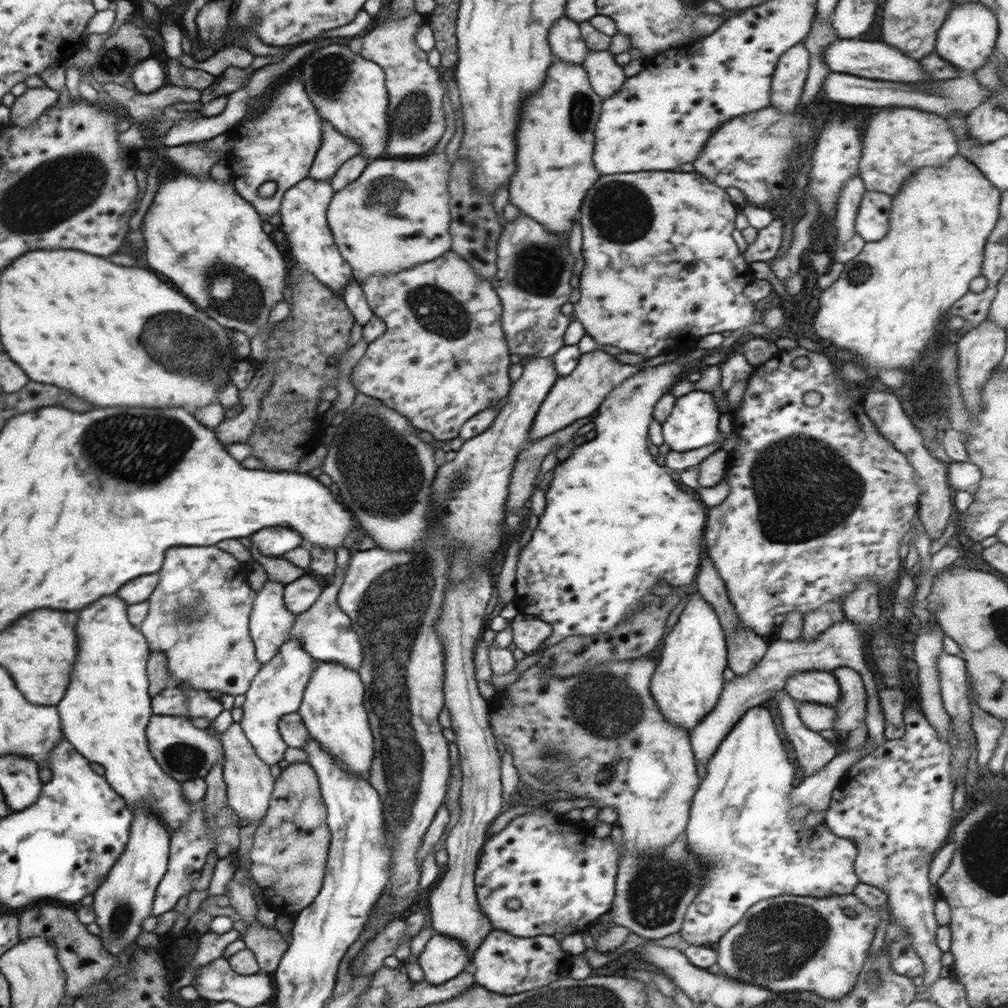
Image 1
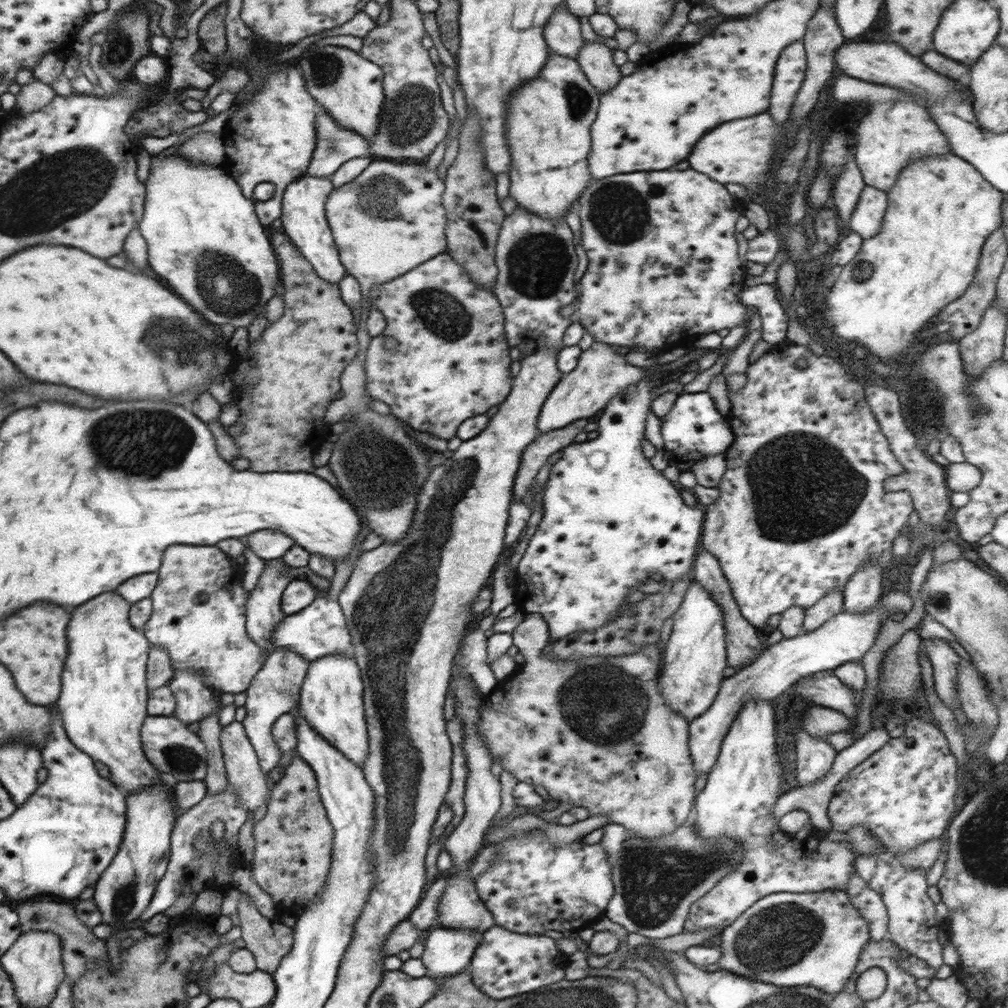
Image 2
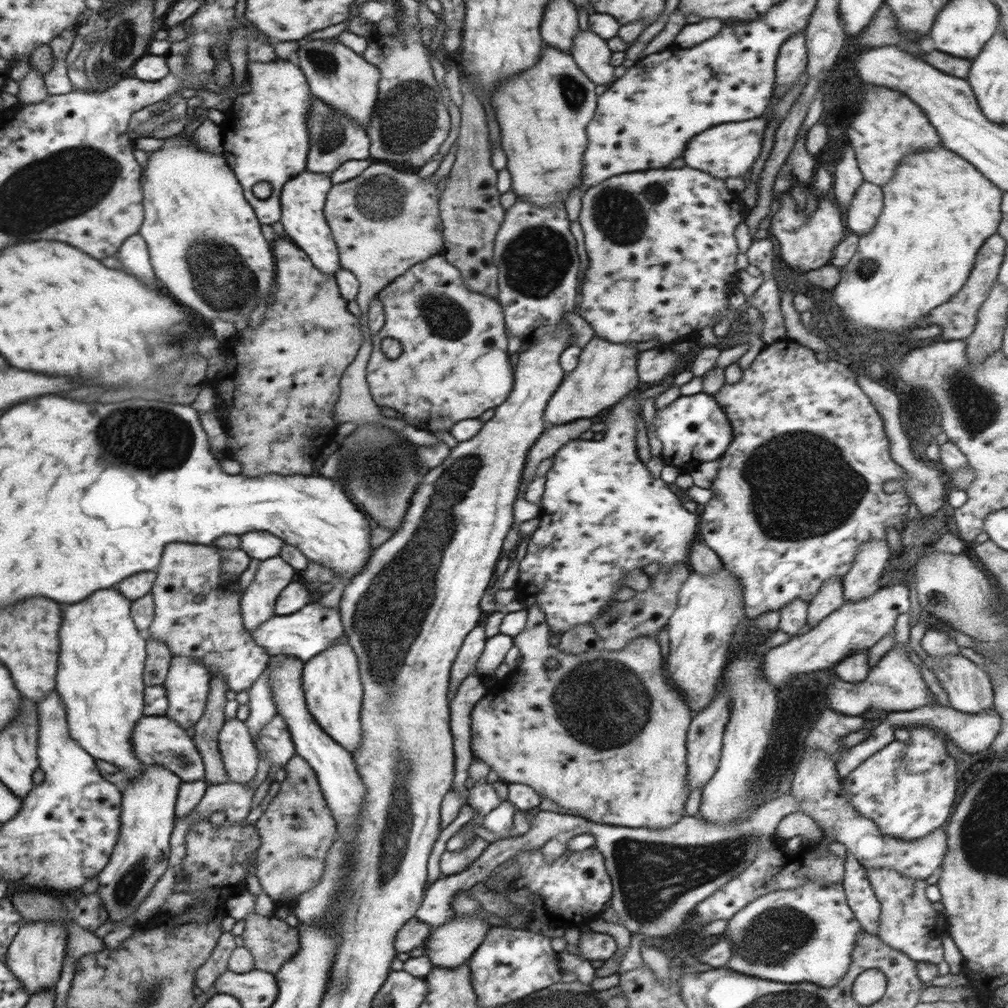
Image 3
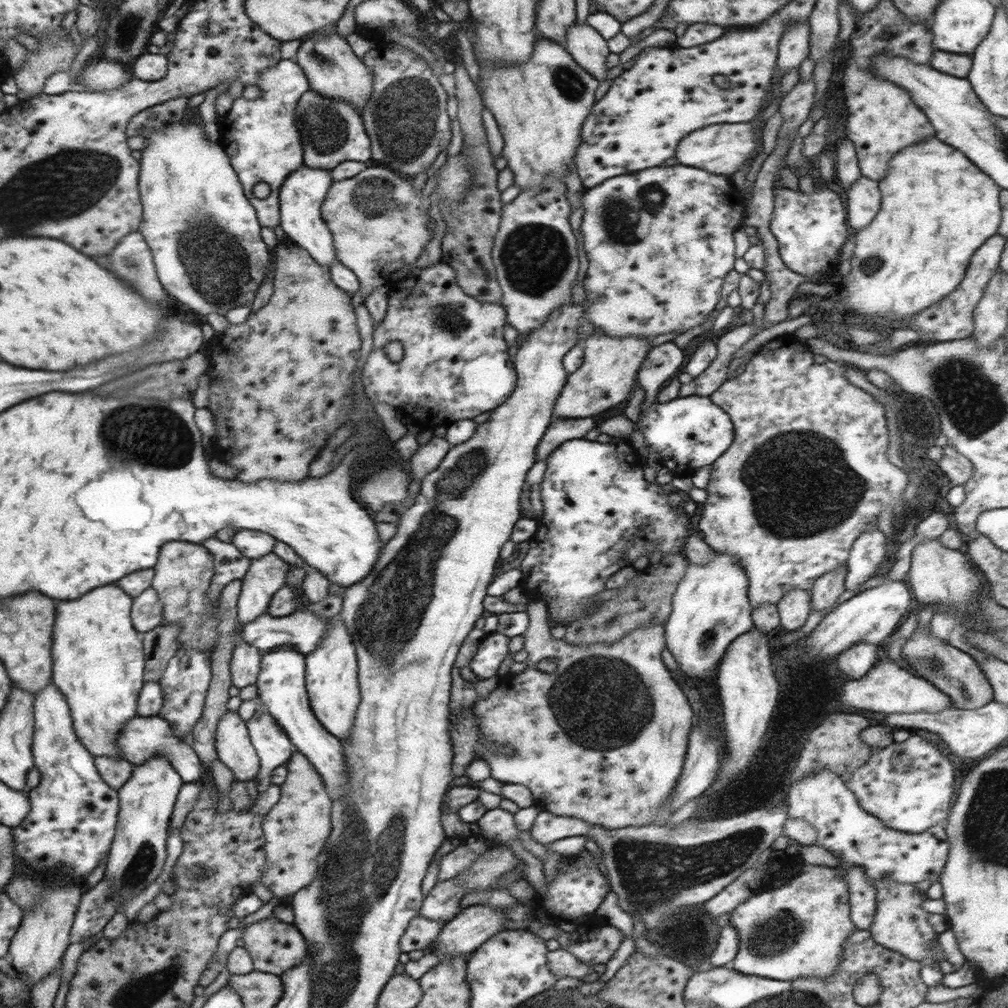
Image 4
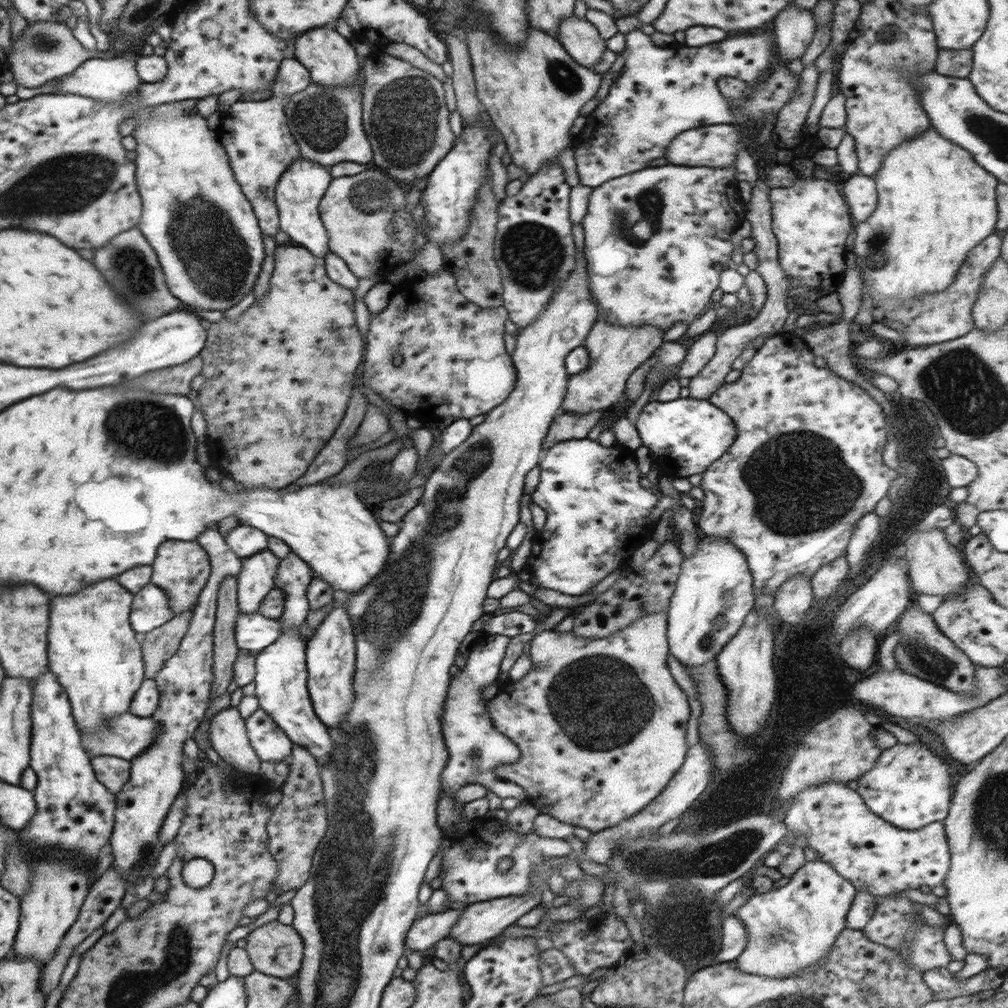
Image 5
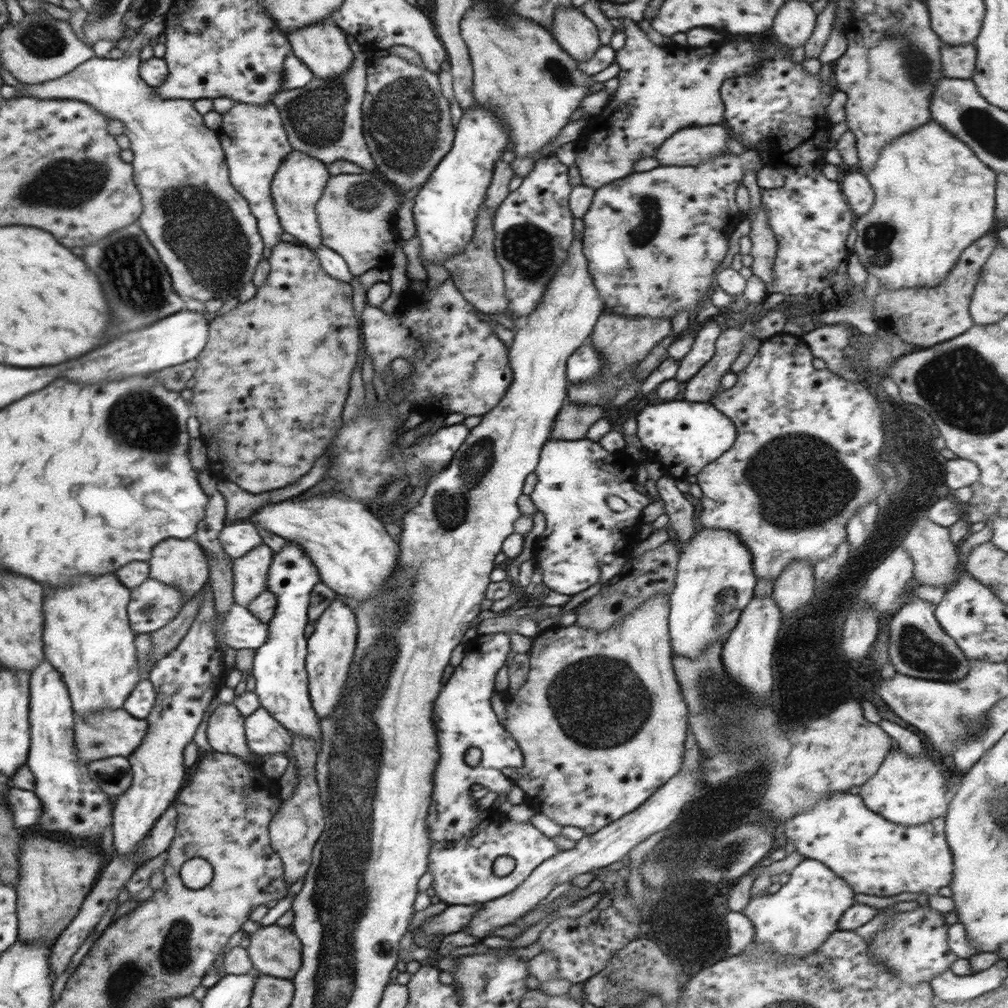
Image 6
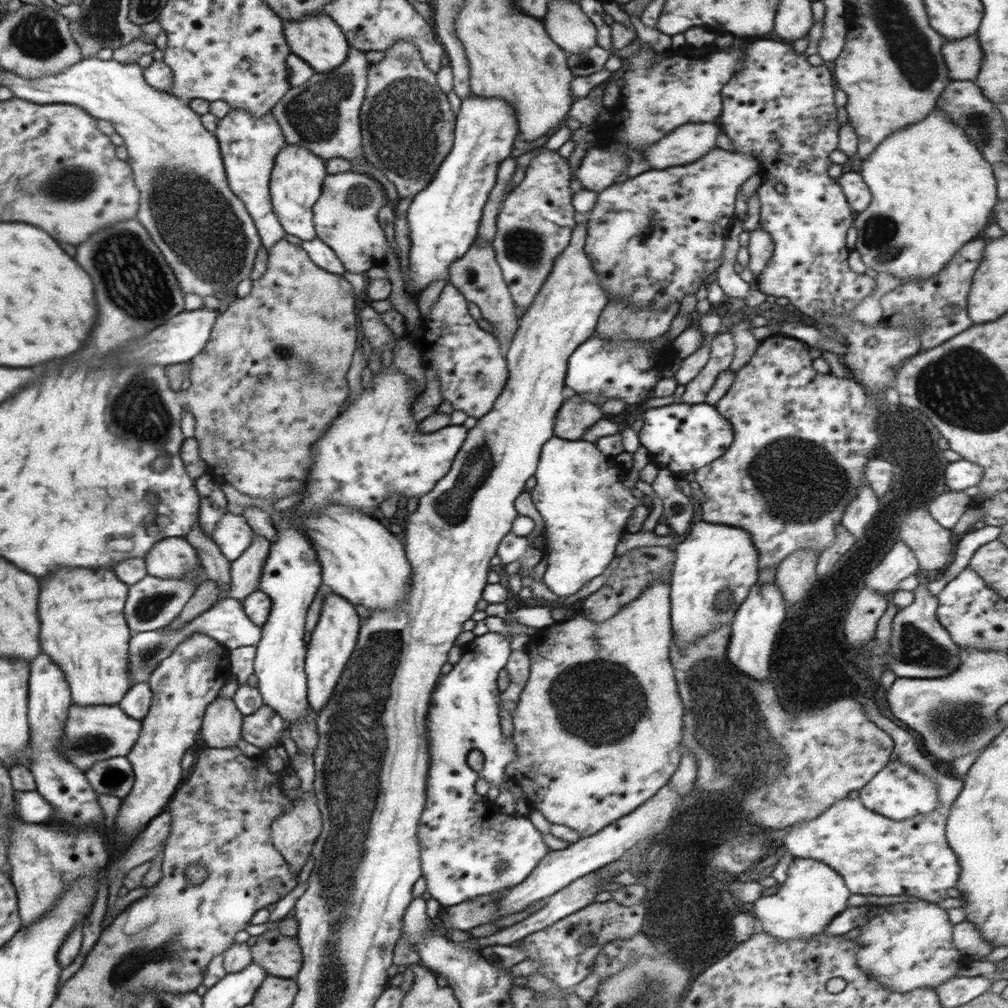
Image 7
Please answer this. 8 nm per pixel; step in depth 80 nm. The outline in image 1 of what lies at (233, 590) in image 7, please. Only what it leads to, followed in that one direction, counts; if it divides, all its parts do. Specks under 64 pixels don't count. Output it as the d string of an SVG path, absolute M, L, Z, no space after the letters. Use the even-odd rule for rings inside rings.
M268 579L252 601L249 614L249 633L255 644L256 658L261 662L261 666L276 655L280 646L288 640L289 630L297 617L285 607L284 591L285 585Z

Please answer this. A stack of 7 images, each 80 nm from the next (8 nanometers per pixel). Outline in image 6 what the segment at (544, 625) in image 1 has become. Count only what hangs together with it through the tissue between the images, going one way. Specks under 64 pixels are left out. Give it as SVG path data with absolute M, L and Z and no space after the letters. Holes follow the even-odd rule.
M663 592L656 593L631 613L619 618L609 629L597 631L581 627L574 623L568 627L548 628L538 632L532 639L533 643L528 652L530 670L526 682L516 691L516 694L504 698L507 719L506 732L518 744L524 757L520 767L507 767L502 769L502 774L514 784L522 788L526 801L534 806L536 812L546 815L556 824L563 826L576 826L584 830L586 835L594 834L607 824L618 820L621 816L636 811L646 803L657 790L666 782L670 781L684 764L685 743L688 733L688 707L684 702L679 681L673 669L673 650L669 633L669 595Z

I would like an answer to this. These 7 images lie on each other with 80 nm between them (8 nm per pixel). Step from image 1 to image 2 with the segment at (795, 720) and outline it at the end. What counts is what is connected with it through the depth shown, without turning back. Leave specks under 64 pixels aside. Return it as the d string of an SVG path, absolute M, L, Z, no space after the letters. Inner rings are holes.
M796 720L796 780L798 787L812 785L831 772L836 750L826 741L808 735Z

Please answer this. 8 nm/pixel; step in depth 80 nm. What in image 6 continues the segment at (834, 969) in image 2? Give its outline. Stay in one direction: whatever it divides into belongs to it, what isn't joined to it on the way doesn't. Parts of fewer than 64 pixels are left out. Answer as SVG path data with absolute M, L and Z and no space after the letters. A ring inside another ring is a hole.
M803 859L792 870L790 880L776 894L753 896L743 908L742 913L751 920L755 928L754 943L759 948L758 951L753 948L751 955L755 957L770 952L770 956L776 956L774 962L782 965L788 960L817 951L833 932L839 930L839 920L855 904L854 895L850 885L824 863Z

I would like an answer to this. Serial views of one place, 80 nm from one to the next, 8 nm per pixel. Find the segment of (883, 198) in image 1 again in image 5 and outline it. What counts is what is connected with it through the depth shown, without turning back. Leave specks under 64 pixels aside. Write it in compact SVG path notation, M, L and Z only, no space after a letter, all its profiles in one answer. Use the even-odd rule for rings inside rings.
M858 174L842 182L844 196L856 223L864 222L877 205L878 195L873 177Z

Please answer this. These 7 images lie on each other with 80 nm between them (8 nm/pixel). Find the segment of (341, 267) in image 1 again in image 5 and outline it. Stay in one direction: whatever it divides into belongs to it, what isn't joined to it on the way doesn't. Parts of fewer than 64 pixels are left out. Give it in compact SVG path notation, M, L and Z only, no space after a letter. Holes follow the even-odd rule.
M300 156L284 169L275 186L279 228L288 234L290 243L307 248L311 254L320 258L330 254L328 233L319 215L319 204L332 179L327 167Z

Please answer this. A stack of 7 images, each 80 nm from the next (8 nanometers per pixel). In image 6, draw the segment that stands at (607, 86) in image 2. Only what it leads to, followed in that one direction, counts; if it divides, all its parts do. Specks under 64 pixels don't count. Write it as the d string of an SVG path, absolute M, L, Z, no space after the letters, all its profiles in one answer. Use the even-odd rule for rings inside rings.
M558 7L548 28L555 41L576 61L587 61L596 56L603 44L597 26L580 8Z

